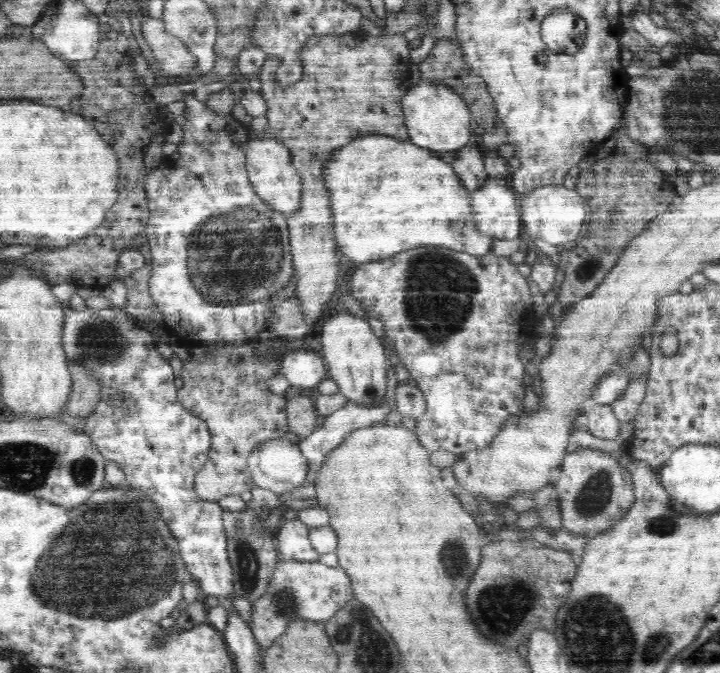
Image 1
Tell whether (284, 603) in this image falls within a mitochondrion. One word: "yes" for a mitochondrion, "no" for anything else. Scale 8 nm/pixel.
yes

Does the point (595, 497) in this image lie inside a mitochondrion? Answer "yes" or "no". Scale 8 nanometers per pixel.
yes

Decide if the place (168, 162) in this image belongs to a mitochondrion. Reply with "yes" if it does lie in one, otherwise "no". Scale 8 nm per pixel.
no

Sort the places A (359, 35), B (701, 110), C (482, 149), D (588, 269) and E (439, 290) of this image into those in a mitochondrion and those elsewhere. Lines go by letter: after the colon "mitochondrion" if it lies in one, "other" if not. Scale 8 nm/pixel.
A: other
B: mitochondrion
C: other
D: mitochondrion
E: mitochondrion

